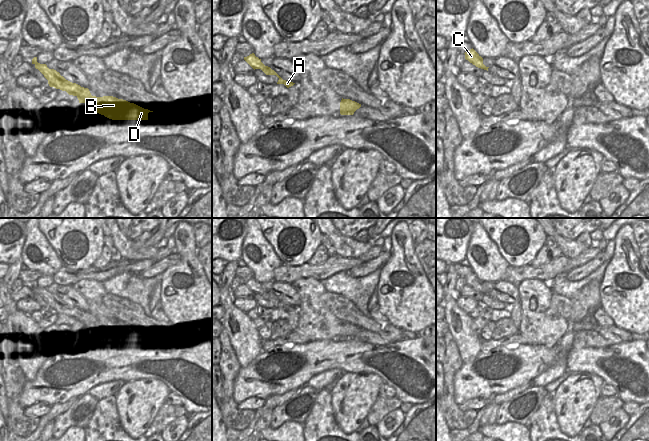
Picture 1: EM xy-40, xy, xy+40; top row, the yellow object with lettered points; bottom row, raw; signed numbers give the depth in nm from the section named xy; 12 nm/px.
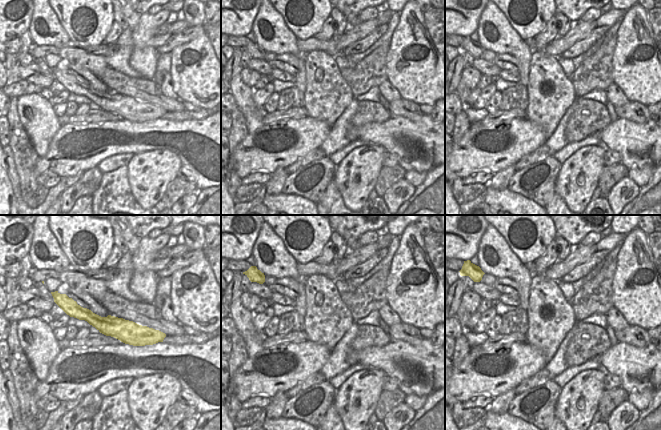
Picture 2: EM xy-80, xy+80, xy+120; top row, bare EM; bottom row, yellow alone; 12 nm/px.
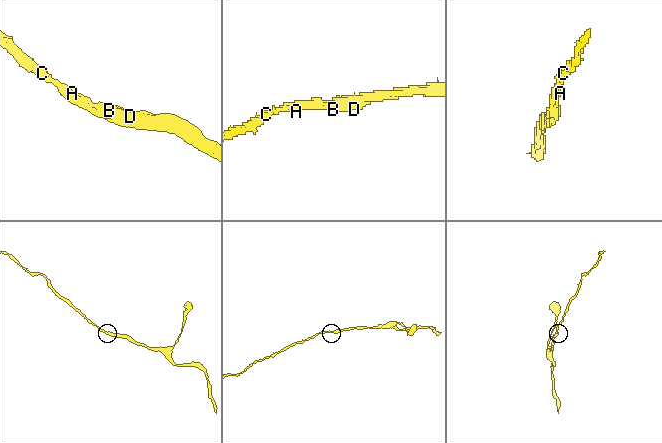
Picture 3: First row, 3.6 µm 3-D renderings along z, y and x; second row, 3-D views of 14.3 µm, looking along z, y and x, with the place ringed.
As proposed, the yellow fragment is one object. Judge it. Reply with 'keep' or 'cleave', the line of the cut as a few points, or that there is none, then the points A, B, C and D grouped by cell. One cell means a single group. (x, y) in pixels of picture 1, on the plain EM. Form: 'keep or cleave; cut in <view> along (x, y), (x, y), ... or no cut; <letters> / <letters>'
keep; no cut; A B C D

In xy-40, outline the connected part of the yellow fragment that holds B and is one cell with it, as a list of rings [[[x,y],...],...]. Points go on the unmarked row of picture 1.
[[[37,281],[32,283],[32,288],[48,304],[50,311],[66,315],[69,319],[76,320],[79,327],[85,327],[88,332],[112,344],[148,344],[148,337],[153,336],[144,333],[134,327],[113,320],[92,320],[88,312],[66,304],[54,293],[49,293],[46,288],[37,286]]]

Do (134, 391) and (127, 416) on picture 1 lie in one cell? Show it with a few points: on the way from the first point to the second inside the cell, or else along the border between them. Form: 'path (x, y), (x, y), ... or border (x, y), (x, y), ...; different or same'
path (134, 397), (133, 410); same

